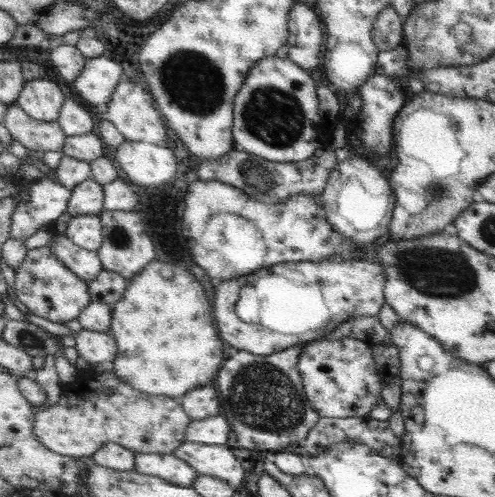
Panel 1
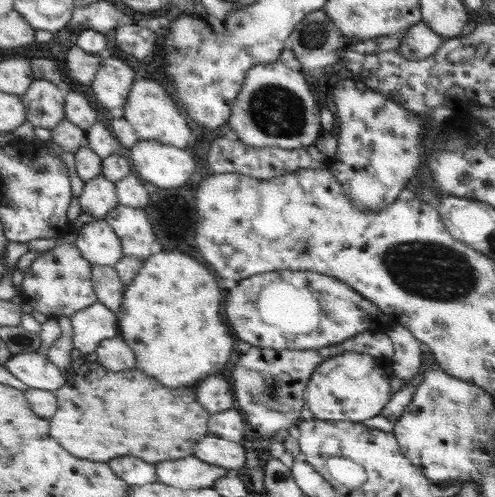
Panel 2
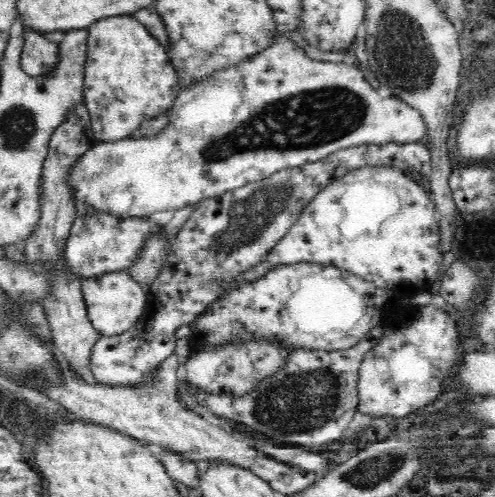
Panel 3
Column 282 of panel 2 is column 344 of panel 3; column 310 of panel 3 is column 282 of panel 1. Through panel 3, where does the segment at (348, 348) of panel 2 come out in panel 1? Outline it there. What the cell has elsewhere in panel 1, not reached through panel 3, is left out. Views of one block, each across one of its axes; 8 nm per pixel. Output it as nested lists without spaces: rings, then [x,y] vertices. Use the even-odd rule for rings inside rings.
[[[291,346],[285,348],[277,354],[269,354],[269,356],[255,356],[249,352],[237,352],[233,358],[225,356],[219,372],[215,374],[213,386],[219,394],[219,416],[223,416],[231,428],[231,432],[235,434],[235,442],[241,448],[247,450],[275,450],[271,454],[277,454],[279,450],[299,450],[299,444],[305,440],[307,432],[319,422],[319,414],[313,410],[313,406],[309,406],[309,400],[305,398],[303,392],[303,380],[297,372],[297,360],[301,354],[303,346]]]

